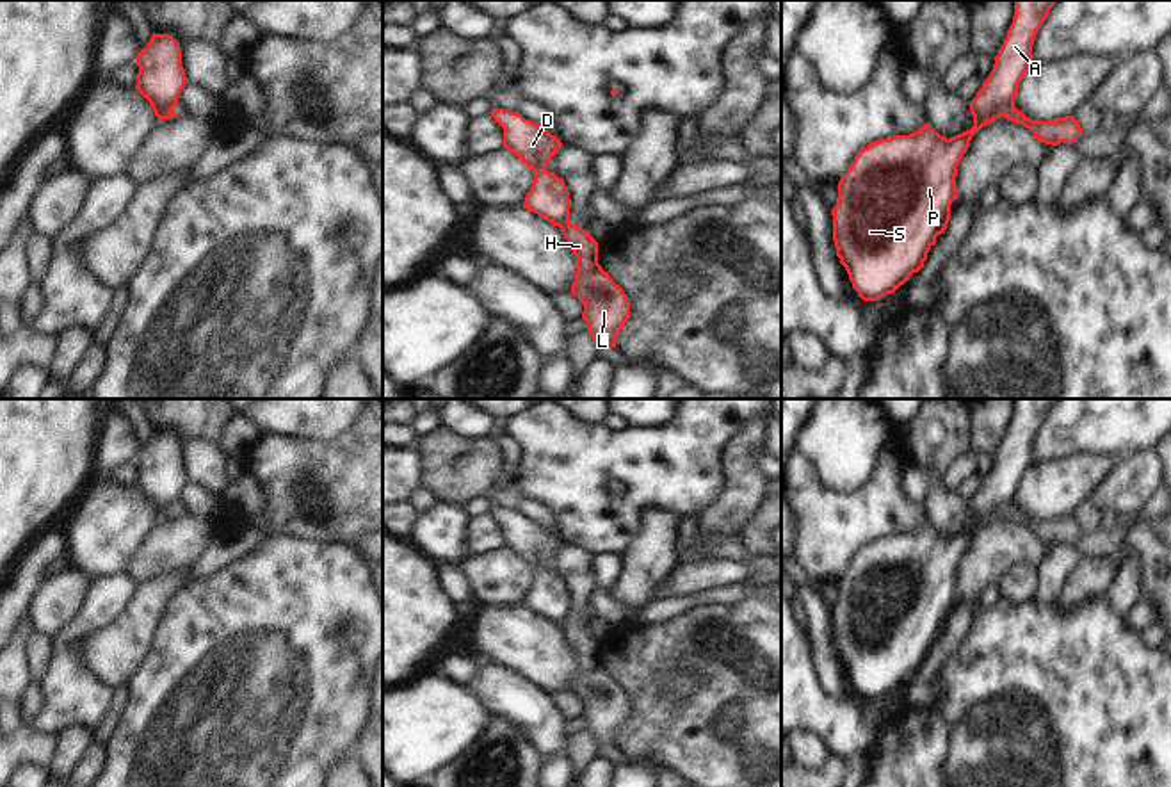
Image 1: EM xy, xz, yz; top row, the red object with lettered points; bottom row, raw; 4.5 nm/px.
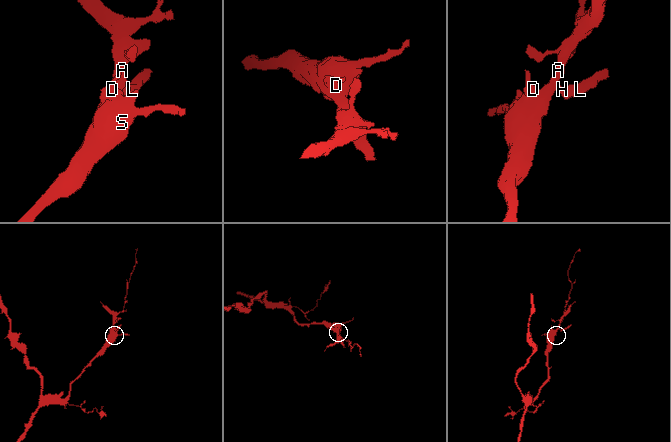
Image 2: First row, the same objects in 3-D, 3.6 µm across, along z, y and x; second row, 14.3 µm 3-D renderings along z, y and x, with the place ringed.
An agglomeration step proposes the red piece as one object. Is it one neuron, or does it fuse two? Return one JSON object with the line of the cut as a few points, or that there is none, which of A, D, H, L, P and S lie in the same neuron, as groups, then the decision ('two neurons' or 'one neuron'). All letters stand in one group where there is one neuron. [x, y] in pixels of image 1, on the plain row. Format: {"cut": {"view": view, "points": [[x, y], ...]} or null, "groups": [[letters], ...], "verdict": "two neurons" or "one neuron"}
{"cut": {"view": "yz", "points": [[1013, 504], [1002, 513]]}, "groups": [["A", "D", "P", "S"], ["H", "L"]], "verdict": "two neurons"}

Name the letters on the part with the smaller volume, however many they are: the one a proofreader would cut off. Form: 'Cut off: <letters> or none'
Cut off: H, L

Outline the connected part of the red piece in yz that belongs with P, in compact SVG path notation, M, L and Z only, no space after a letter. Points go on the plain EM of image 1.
M1014 399L1014 417L995 456L993 468L982 488L968 502L973 525L950 538L940 534L929 522L909 534L893 534L860 548L847 572L838 580L833 614L836 655L845 666L852 687L863 700L877 700L893 693L927 659L936 636L945 632L950 604L957 598L957 564L972 536L986 523L1014 506L1018 484L1032 467L1032 443L1043 420L1057 399Z

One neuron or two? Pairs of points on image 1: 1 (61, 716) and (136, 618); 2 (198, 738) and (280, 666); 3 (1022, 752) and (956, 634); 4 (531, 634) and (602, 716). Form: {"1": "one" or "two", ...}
{"1": "two", "2": "one", "3": "two", "4": "two"}

